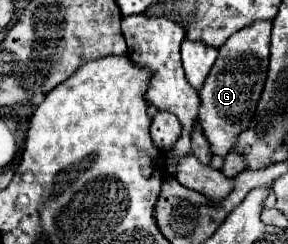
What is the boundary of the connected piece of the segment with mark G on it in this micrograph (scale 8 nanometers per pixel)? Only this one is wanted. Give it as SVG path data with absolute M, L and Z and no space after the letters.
M271 20L253 22L251 26L245 26L243 30L235 32L219 48L219 58L215 60L215 66L211 68L207 82L203 82L203 90L199 90L201 96L199 124L211 146L211 152L217 156L225 158L233 150L237 134L247 130L247 126L251 124L251 118L257 110L257 102L267 78L269 36L271 36Z

